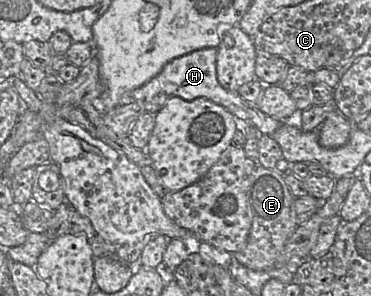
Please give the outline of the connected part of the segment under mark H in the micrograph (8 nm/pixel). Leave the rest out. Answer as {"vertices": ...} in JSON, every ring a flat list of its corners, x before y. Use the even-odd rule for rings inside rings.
{"vertices":[[209,47,174,58,151,80,130,92,124,93,121,98,121,104,135,101,146,112,156,114,170,97,177,96,186,101,203,97,228,110,233,115,235,124,236,120,239,119,250,121,260,134,273,134,282,121,263,113,256,107,255,103,244,100,237,91,223,88,216,76,216,55,217,48]]}

